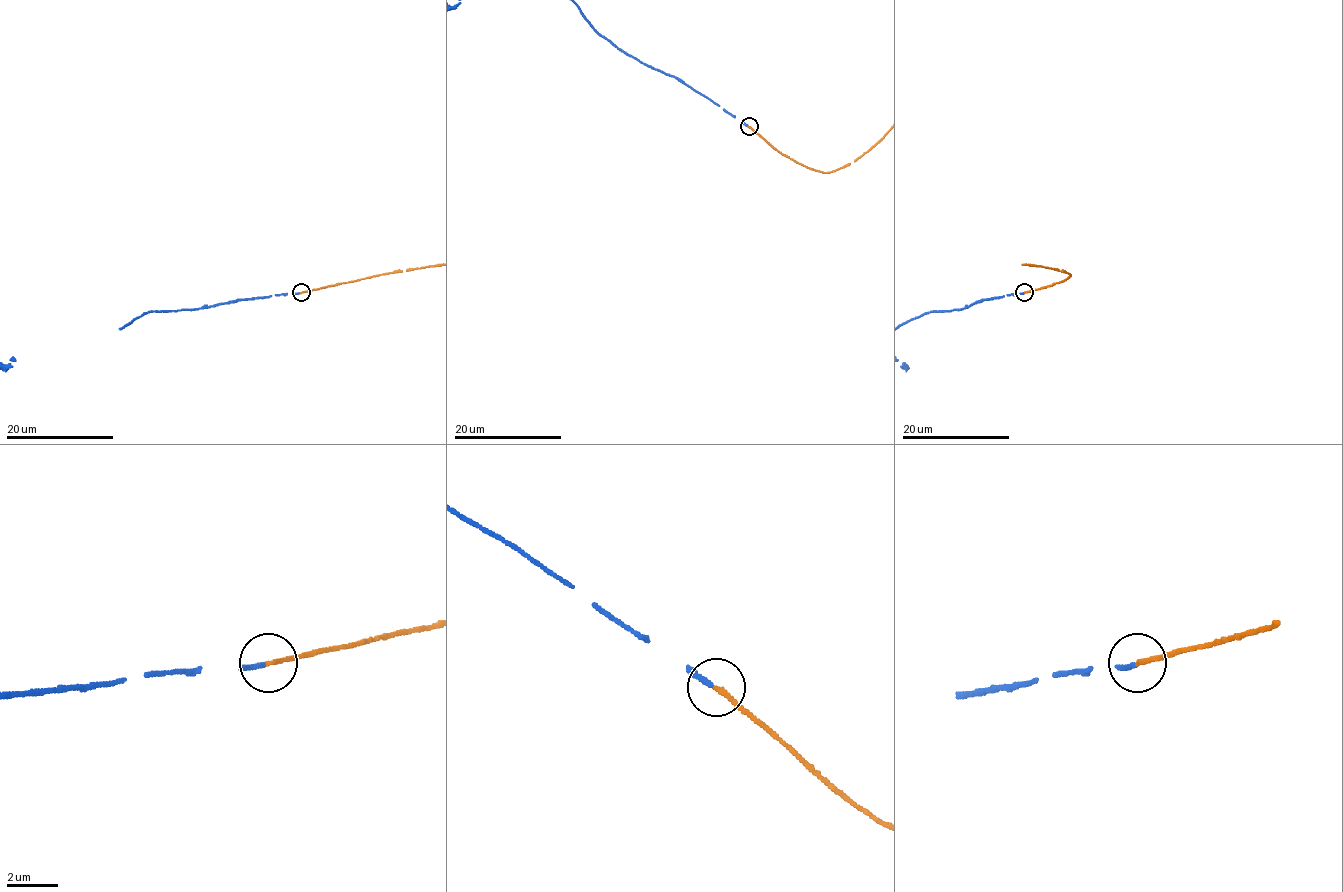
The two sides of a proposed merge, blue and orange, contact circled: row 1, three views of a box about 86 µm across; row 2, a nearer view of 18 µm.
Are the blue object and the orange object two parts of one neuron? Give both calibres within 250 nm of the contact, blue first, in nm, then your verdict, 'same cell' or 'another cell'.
170 nm thick on the blue side, 160 nm on the other; same cell

